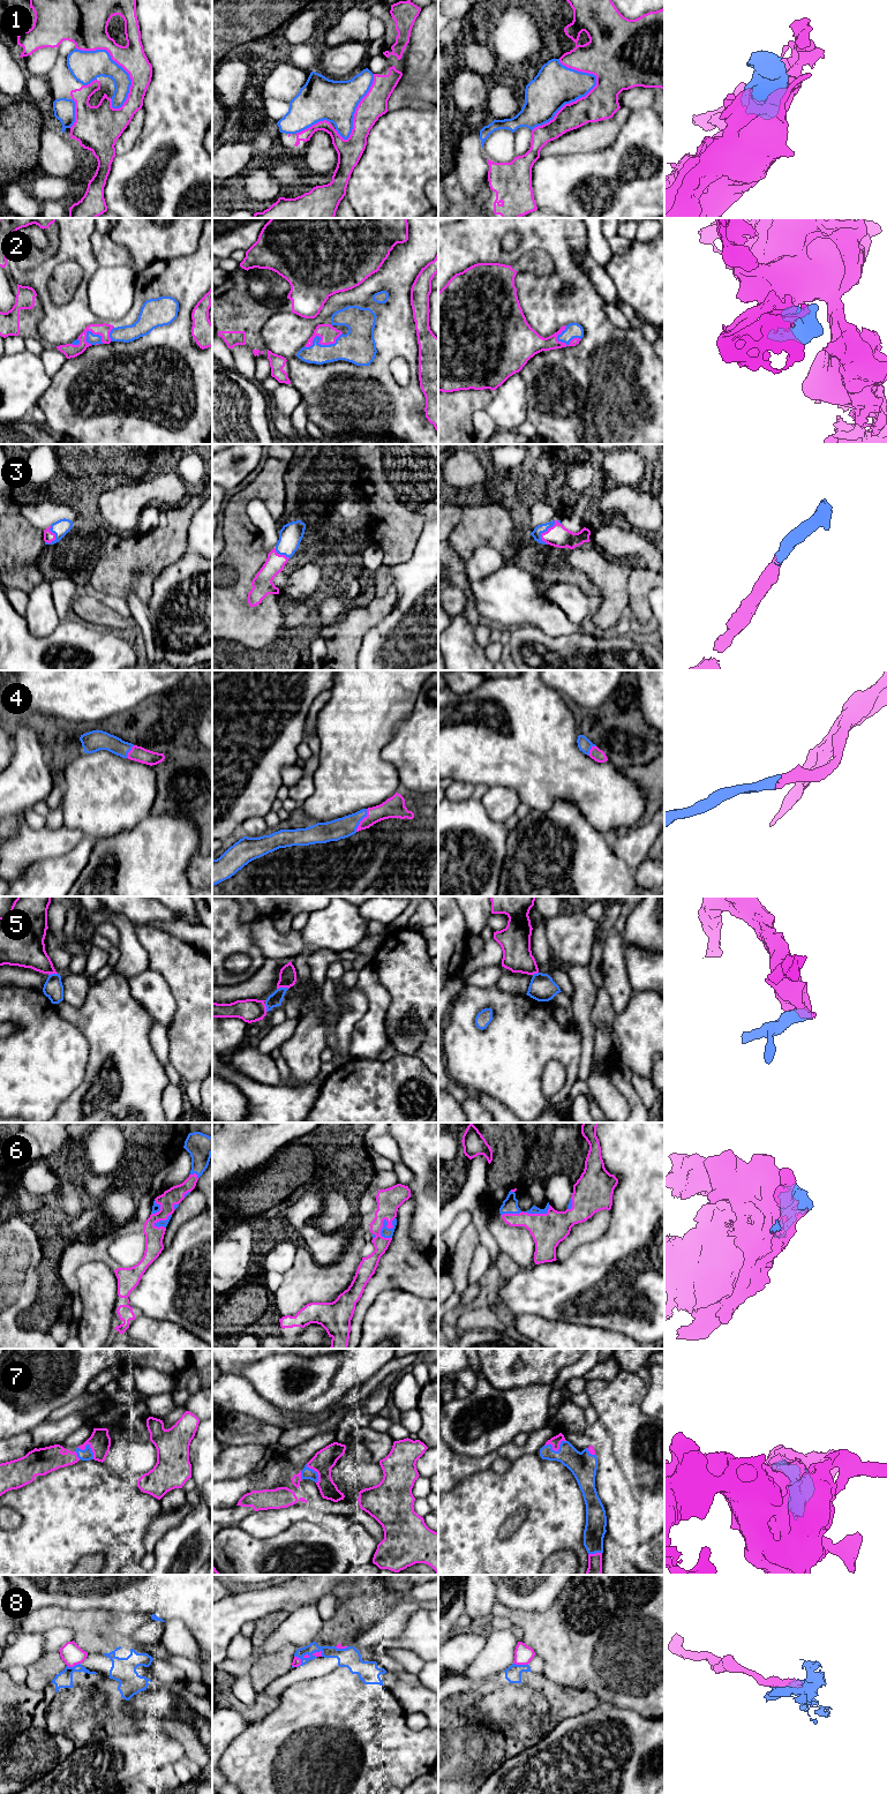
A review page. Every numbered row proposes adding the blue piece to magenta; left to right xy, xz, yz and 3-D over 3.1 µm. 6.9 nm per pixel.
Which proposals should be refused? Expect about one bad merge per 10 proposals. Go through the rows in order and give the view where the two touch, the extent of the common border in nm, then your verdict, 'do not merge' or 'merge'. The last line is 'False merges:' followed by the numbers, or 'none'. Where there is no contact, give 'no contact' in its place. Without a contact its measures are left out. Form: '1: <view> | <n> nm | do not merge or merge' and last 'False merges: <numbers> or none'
1: yz | 600 nm | merge
2: xz | 280 nm | merge
3: yz | 180 nm | merge
4: xz | 180 nm | merge
5: xz | 90 nm | do not merge
6: yz | 360 nm | merge
7: yz | 160 nm | merge
8: yz | 110 nm | do not merge
False merges: 5, 8

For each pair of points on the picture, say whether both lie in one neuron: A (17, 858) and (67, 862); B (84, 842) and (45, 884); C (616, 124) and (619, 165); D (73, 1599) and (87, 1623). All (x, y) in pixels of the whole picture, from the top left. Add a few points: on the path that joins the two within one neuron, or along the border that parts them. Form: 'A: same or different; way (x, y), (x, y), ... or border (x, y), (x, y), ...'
A: different; border (68, 852), (59, 856), (37, 860), (20, 875)
B: same; way (79, 853), (55, 876)
C: different; border (628, 111), (628, 118), (616, 140), (594, 150)
D: different; border (52, 1605), (70, 1609), (106, 1609)

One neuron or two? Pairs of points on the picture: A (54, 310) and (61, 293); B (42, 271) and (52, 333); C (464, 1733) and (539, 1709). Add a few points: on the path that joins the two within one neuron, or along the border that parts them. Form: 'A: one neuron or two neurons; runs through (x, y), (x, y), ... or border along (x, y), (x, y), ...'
A: two neurons; border along (46, 283), (55, 303), (66, 303), (77, 287)
B: one neuron; runs through (42, 291), (55, 309), (70, 316), (70, 324)
C: one neuron; runs through (482, 1718), (512, 1717), (520, 1713)

